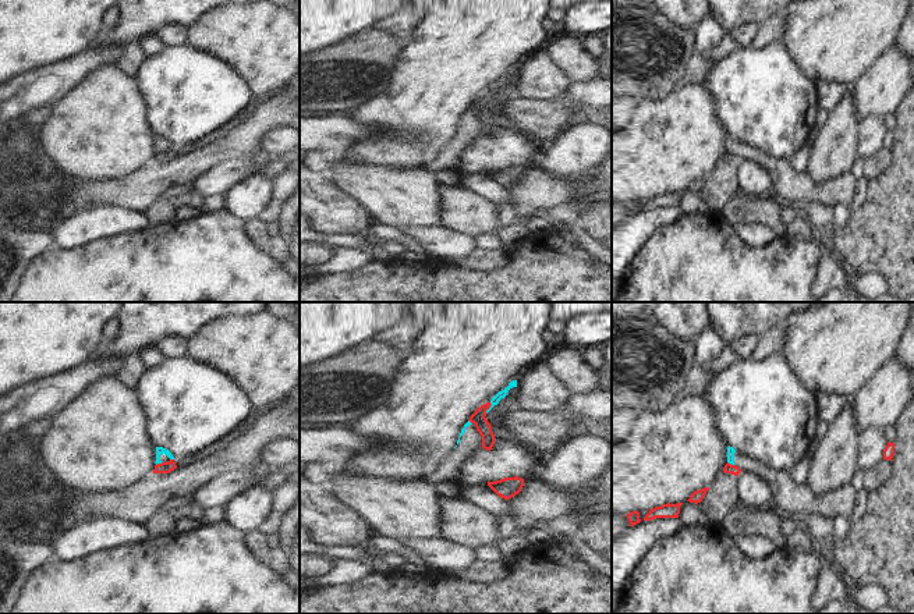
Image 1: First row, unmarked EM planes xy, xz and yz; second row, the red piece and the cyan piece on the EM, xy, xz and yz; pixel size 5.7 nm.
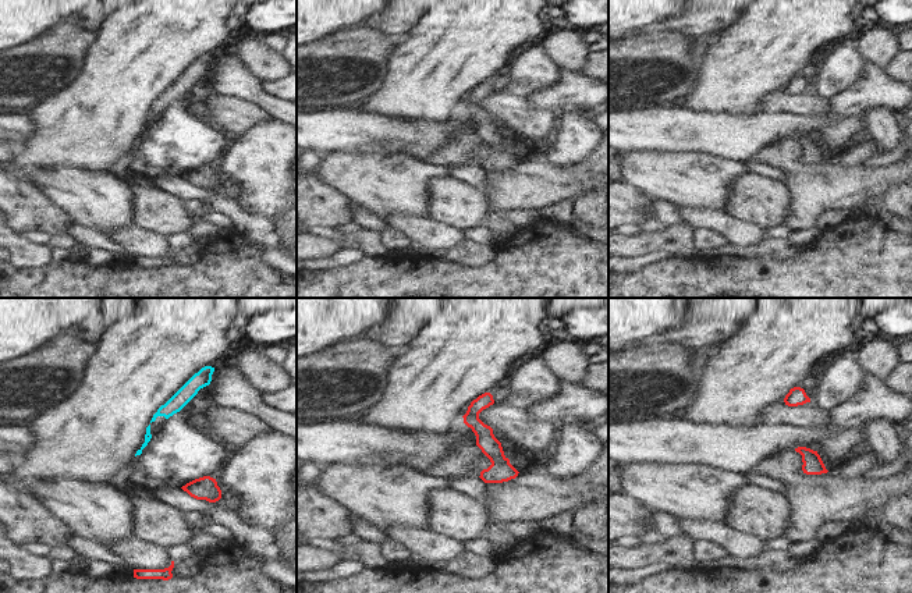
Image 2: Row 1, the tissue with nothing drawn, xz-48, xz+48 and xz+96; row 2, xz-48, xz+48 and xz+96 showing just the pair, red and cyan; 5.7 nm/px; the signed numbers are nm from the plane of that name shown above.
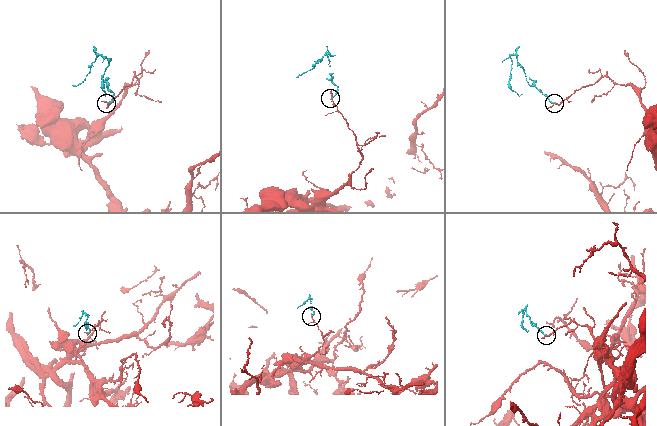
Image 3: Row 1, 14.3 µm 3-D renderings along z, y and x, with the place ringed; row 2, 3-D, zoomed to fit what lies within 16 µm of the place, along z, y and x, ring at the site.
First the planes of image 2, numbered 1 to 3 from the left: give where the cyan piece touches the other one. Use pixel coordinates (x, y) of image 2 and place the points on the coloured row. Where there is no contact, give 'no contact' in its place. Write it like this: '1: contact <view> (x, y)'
1: no contact
2: no contact
3: no contact

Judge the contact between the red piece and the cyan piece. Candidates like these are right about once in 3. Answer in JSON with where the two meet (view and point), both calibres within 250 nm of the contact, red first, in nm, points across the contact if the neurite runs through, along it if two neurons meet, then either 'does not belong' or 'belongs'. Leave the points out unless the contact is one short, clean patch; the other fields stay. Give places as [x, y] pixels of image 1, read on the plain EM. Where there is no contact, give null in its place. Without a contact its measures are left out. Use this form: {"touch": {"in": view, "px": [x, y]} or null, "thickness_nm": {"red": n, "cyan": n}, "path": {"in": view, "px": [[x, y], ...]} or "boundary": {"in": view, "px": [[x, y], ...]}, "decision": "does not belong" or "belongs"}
{"touch": {"in": "xz", "px": [489, 95]}, "thickness_nm": {"red": 80, "cyan": 50}, "boundary": {"in": "xz", "px": [[491, 89], [485, 100]]}, "decision": "does not belong"}

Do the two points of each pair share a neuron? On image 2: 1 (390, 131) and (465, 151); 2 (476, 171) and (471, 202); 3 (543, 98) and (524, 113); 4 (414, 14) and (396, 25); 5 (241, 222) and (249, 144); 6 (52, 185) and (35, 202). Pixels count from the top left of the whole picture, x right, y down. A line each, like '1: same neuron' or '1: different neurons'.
1: different neurons
2: different neurons
3: different neurons
4: same neuron
5: different neurons
6: different neurons

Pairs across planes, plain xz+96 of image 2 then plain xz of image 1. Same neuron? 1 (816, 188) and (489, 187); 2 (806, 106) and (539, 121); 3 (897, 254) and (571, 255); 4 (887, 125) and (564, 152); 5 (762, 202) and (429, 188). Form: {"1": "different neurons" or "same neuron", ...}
{"1": "different neurons", "2": "same neuron", "3": "same neuron", "4": "same neuron", "5": "different neurons"}

